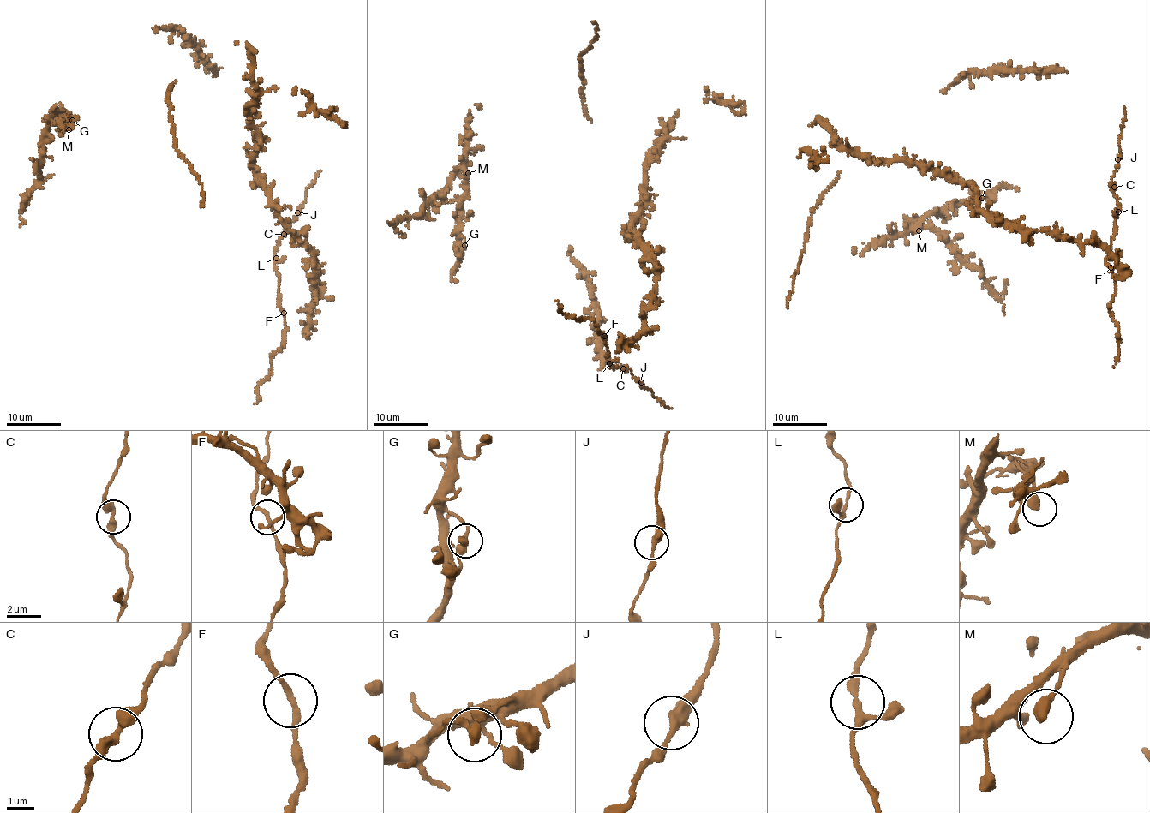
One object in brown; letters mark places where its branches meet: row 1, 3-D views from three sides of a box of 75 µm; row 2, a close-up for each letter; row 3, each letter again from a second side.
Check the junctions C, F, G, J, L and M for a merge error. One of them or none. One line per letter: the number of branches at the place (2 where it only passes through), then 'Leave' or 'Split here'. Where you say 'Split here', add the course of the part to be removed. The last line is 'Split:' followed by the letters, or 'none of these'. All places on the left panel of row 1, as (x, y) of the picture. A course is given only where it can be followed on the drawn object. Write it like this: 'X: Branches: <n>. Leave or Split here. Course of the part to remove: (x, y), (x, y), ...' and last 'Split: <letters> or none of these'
C: Branches: 2. Split here
F: Branches: 2. Leave
G: Branches: 1. Leave
J: Branches: 2. Leave
L: Branches: 3. Leave
M: Branches: 1. Leave
Split: C

